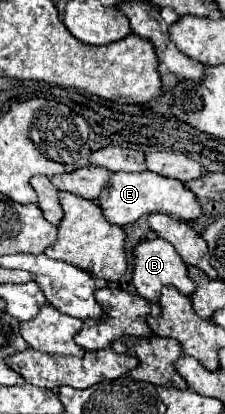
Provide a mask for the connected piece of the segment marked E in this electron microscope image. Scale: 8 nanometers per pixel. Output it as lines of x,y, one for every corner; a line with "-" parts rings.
134,172
134,174
112,174
108,182
108,192
98,198
98,206
102,208
106,220
116,226
126,226
136,222
140,216
150,212
170,214
182,220
196,220
200,214
200,204
192,192
186,192
184,184
178,180
170,180
164,176
156,176
154,172

